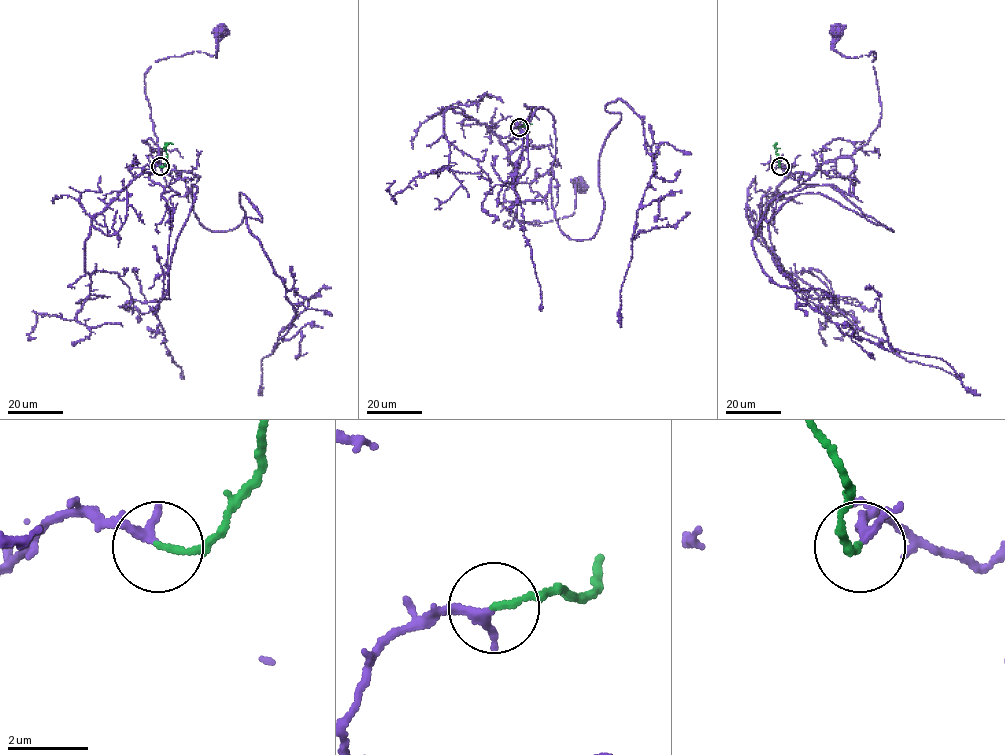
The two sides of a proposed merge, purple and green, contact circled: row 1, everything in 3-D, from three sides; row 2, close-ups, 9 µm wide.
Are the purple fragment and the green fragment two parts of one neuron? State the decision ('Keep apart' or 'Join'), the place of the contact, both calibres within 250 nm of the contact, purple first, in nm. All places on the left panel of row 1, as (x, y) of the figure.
Join. Place: (160, 166). Thickness 180 nm (purple) against 150 nm

